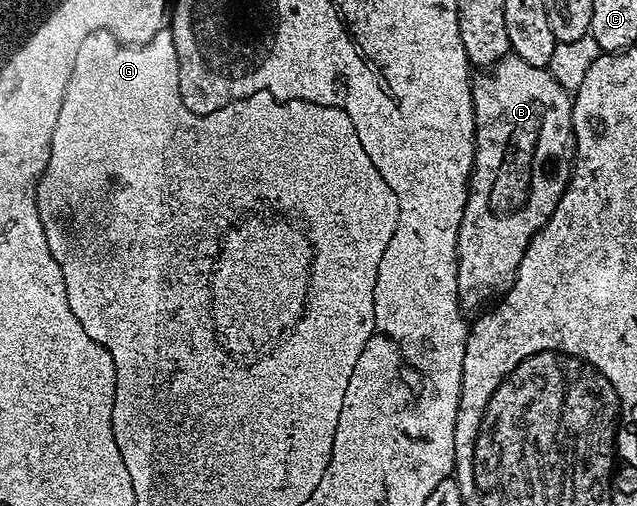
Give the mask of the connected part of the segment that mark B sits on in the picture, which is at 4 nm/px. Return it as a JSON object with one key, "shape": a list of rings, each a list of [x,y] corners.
{"shape":[[[508,53],[486,72],[479,72],[471,79],[471,113],[473,115],[473,157],[471,159],[471,177],[465,190],[463,219],[457,228],[457,261],[455,264],[455,296],[458,305],[464,311],[478,311],[488,304],[494,303],[507,293],[507,289],[515,283],[517,268],[525,256],[525,248],[529,248],[531,237],[547,223],[547,217],[555,211],[561,200],[567,183],[571,181],[573,169],[573,135],[571,133],[571,104],[573,98],[569,91],[551,75],[548,69],[533,68],[533,64],[525,64],[517,55]]]}

